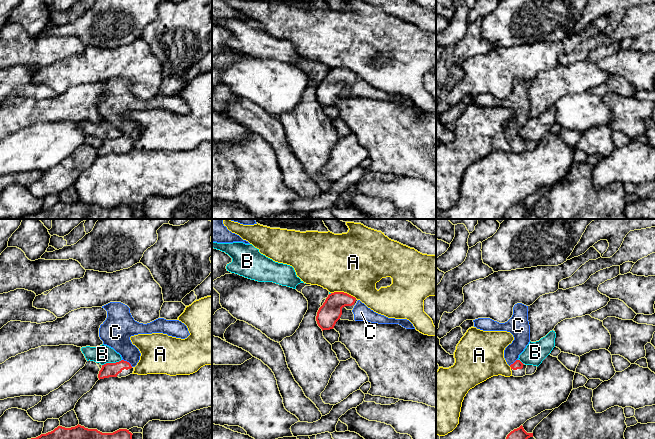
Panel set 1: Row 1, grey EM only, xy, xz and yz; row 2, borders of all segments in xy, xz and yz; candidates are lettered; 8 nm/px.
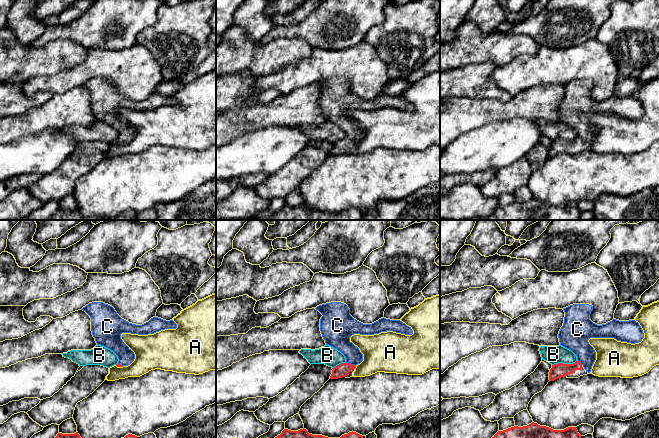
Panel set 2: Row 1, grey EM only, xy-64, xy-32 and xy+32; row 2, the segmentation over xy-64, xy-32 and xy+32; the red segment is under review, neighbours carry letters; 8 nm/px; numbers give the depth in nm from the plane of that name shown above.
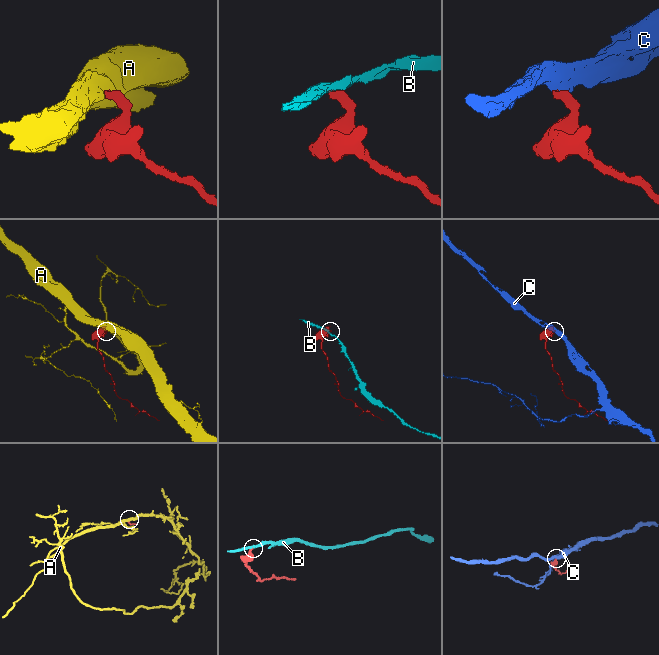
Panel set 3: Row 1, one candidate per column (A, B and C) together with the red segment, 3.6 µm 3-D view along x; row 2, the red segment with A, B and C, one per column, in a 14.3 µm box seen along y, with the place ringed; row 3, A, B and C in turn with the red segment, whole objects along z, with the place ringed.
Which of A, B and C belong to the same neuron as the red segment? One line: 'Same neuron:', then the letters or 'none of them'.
Same neuron: C

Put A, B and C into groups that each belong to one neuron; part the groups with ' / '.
A / B / C

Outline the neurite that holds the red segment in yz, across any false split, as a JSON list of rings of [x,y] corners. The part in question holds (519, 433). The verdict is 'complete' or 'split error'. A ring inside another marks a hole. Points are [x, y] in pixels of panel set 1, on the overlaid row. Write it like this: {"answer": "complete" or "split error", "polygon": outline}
{"answer": "complete", "polygon": [[[521,425],[519,428],[511,431],[506,439],[528,439],[530,437],[533,437],[533,433],[527,433]]]}

